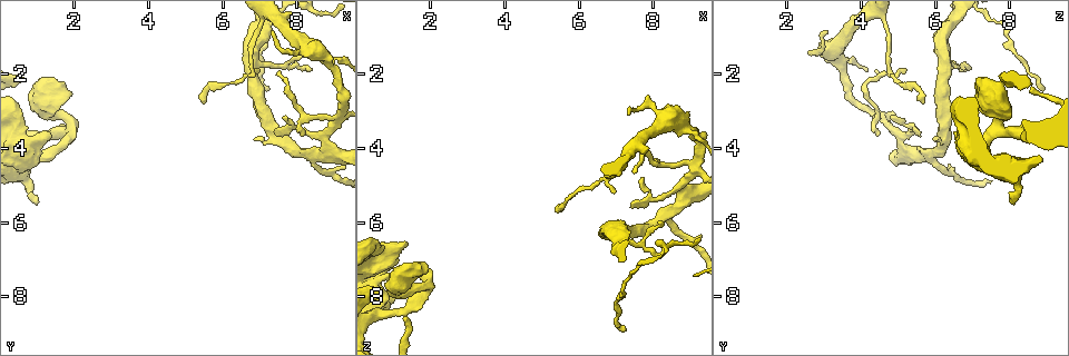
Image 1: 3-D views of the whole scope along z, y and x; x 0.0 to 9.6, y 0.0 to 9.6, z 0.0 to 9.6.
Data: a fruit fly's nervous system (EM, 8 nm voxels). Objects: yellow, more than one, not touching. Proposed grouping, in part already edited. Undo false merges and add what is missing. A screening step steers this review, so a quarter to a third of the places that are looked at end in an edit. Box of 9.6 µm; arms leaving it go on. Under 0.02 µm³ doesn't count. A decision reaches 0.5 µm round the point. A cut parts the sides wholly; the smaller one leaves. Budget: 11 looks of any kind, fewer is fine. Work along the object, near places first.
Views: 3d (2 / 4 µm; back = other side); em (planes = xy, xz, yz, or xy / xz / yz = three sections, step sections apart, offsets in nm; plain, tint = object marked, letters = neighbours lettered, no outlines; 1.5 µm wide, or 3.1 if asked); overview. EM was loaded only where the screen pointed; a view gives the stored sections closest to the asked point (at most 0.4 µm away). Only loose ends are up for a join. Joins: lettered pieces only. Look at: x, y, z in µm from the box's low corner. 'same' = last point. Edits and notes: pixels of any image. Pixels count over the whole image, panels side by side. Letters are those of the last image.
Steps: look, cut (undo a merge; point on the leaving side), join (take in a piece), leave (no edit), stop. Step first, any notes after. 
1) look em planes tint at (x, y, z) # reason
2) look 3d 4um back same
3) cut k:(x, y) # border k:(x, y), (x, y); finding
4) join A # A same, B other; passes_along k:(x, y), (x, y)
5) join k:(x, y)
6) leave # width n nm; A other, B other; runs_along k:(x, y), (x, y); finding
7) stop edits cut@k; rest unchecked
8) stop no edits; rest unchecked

look em planes letters at (1.30, 3.60, 6.50) # stops while still wide

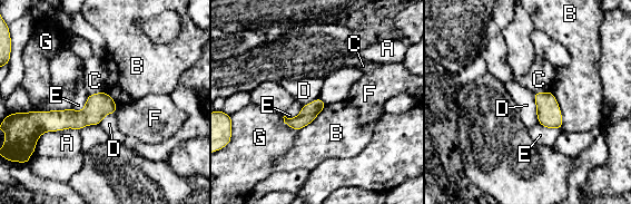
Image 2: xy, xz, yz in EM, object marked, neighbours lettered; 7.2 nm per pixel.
leave # A other, B other, C other, D other, E other, F other, G other; border 2:(533, 93), (536, 120), (539, 123); none of them fits

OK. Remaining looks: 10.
look 3d 4um at (1.10, 2.20, 7.45) # thick end

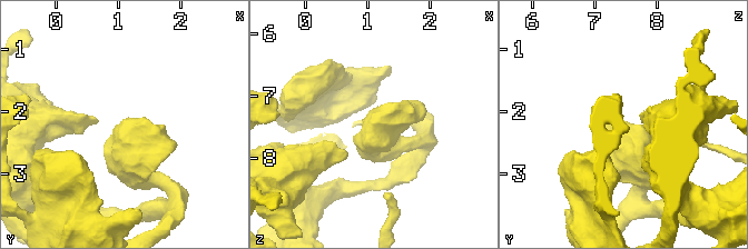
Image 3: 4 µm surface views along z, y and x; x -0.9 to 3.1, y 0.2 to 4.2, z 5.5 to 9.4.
look em xy step 4 letters at (1.05, 2.15, 7.45)

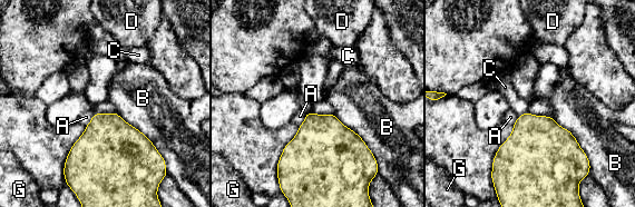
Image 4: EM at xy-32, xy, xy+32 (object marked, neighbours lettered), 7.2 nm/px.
look em planes letters same # cut it another way

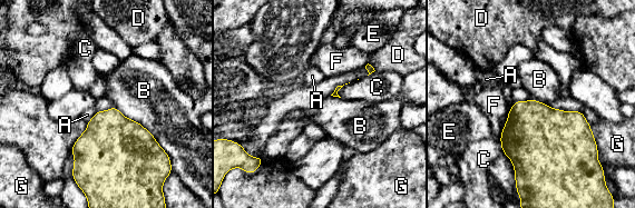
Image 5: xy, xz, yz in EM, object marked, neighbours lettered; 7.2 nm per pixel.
leave # A other, B other, C other, D other, E other, F other, G other; border 5:(115, 106), (142, 124), (163, 149); no lettered piece goes on from it

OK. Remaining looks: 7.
look em planes letters at (7.05, 0.75, 4.70)

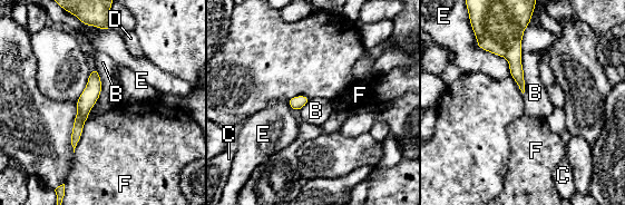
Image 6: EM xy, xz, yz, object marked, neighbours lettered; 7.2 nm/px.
leave # width 90 nm; B other, C other, D other, E other, F other; runs_along 6:(94, 71), (94, 88), (74, 142); continuous, no second cell

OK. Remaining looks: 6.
look 3d 2um back at (8.40, 1.90, 6.65) # tapers out

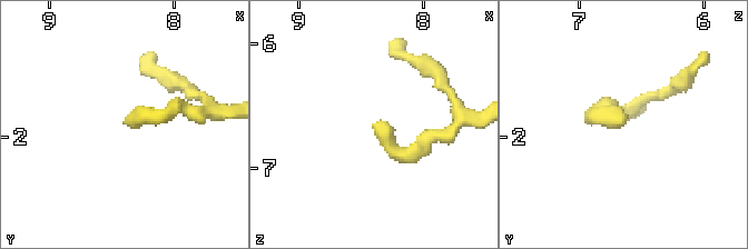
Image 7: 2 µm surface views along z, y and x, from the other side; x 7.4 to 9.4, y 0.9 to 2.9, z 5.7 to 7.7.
look em xy step 8 tint at (8.40, 1.90, 6.66)

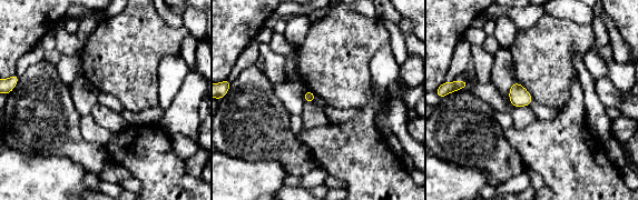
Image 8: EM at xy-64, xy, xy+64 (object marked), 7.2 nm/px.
look em planes letters same

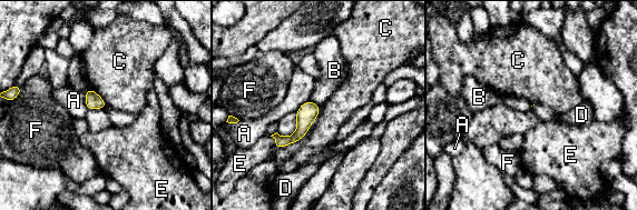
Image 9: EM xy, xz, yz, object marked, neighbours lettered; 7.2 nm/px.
leave # longest_contact C 180 nm; A other, B other, C other, D other, E other, F other; runs_along 9:(316, 108), (293, 138), (277, 144); none of them fits

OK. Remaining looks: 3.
stop no edits; rest unchecked

